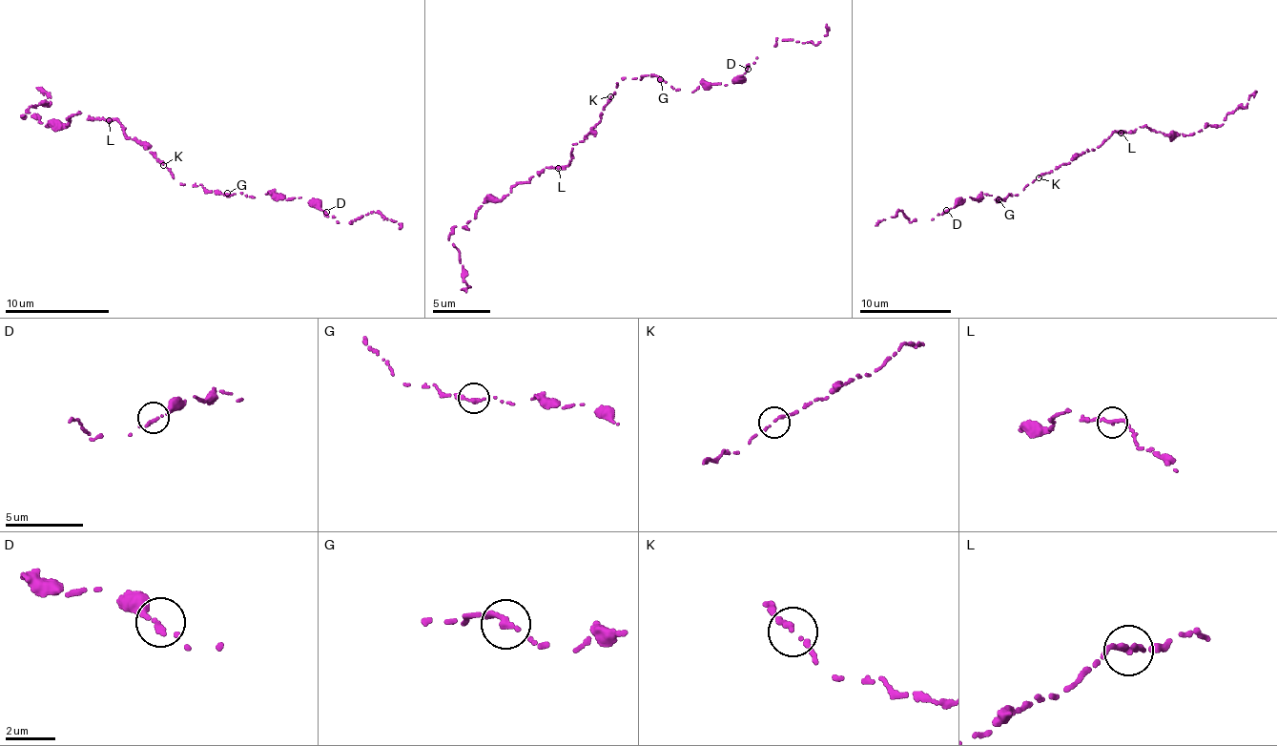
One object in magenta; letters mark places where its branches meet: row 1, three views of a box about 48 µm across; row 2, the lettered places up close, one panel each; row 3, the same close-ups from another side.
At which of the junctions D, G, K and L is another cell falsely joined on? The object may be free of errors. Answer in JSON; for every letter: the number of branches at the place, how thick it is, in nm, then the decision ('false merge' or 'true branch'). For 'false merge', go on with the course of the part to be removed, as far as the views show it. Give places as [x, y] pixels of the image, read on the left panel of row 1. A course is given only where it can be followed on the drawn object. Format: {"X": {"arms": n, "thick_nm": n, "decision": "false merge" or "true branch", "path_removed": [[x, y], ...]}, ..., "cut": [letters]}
{"D": {"arms": 2, "thick_nm": 190, "decision": "true branch"}, "G": {"arms": 2, "thick_nm": 240, "decision": "true branch"}, "K": {"arms": 2, "thick_nm": 170, "decision": "true branch"}, "L": {"arms": 2, "thick_nm": 240, "decision": "true branch"}, "cut": []}

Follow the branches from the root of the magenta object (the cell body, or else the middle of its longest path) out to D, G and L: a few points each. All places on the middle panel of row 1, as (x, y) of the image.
D: (610, 96), (625, 78), (657, 74), (673, 89), (692, 93), (701, 83), (739, 81), (748, 69)
G: (610, 96), (614, 94), (617, 84), (625, 78), (657, 74), (660, 79)
L: (610, 96), (600, 112), (598, 125), (591, 127), (583, 142), (574, 143), (568, 166), (559, 167)

